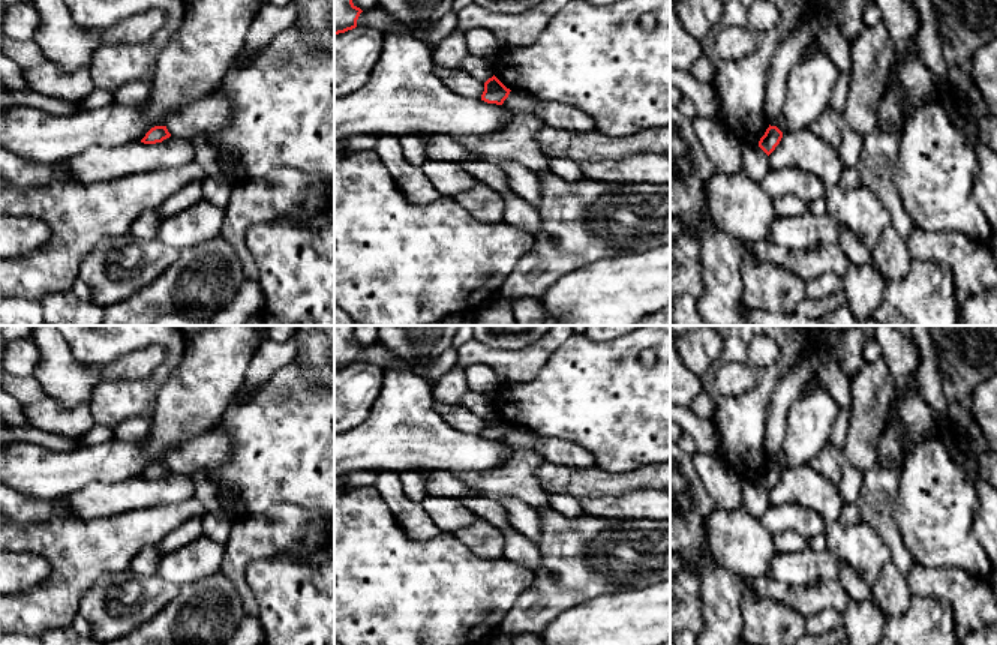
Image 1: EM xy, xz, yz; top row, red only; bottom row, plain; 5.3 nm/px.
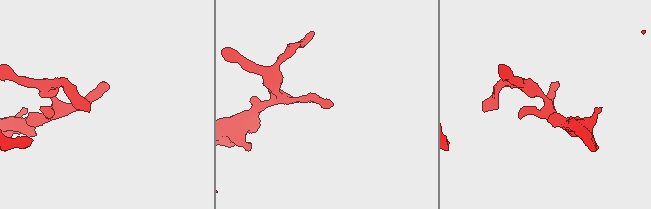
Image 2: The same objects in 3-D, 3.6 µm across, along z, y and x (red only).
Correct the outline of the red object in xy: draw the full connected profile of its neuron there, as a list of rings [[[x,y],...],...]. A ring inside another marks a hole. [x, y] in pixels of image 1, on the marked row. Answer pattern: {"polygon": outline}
{"polygon": [[[154,126],[145,134],[145,136],[141,140],[141,142],[156,144],[156,142],[162,142],[163,140],[166,140],[169,136],[171,136],[171,134],[168,132],[166,126]]]}

